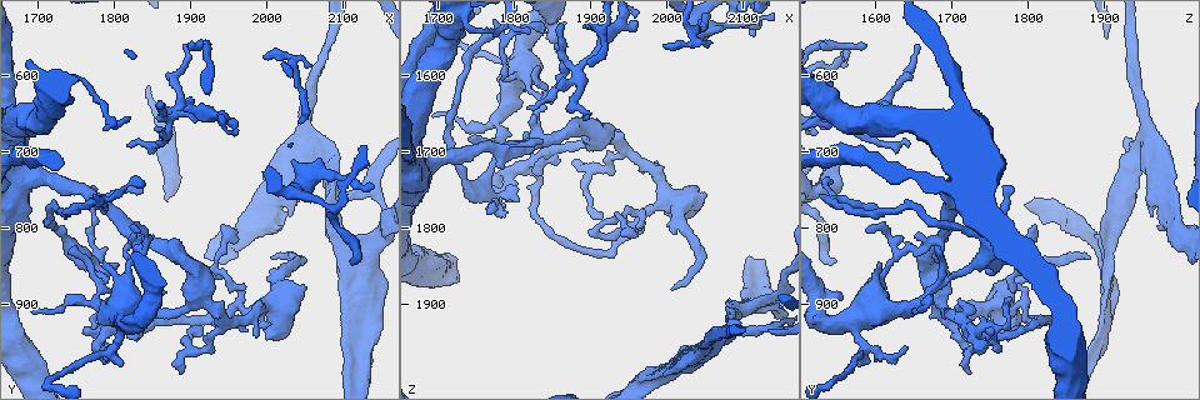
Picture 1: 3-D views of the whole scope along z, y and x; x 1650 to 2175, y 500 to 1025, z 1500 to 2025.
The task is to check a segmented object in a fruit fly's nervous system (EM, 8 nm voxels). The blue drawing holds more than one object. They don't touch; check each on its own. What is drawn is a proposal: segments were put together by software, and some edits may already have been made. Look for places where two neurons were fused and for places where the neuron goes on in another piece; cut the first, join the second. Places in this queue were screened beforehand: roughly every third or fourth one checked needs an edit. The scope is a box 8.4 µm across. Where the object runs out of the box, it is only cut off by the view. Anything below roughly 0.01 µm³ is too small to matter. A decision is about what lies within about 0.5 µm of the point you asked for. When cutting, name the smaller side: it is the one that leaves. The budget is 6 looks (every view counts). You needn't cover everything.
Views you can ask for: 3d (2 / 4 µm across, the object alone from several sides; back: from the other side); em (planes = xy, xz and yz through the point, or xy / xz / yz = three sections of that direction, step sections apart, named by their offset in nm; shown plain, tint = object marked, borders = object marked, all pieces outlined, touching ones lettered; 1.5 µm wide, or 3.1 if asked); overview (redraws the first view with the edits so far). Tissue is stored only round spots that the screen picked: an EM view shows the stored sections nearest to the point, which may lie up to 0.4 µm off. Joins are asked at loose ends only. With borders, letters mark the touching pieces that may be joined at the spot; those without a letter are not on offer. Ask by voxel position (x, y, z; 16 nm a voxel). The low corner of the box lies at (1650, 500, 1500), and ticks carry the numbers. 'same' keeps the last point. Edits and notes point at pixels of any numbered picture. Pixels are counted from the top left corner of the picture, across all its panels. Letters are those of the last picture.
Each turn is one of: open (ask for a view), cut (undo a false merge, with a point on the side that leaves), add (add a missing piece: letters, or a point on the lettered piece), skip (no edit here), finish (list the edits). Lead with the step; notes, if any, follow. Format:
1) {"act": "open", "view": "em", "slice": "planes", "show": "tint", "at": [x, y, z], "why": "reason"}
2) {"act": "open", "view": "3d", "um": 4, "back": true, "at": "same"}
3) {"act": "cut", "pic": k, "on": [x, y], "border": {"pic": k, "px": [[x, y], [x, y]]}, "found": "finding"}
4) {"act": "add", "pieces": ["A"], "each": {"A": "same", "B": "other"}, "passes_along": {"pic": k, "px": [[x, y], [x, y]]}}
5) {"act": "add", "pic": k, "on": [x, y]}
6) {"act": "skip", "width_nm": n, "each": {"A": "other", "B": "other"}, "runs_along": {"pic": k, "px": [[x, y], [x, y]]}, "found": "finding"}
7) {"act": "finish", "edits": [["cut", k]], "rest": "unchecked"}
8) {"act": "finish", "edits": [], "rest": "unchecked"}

{"act": "open", "view": "em", "slice": "planes", "show": "borders", "at": [1695, 780, 1730], "why": "free end"}

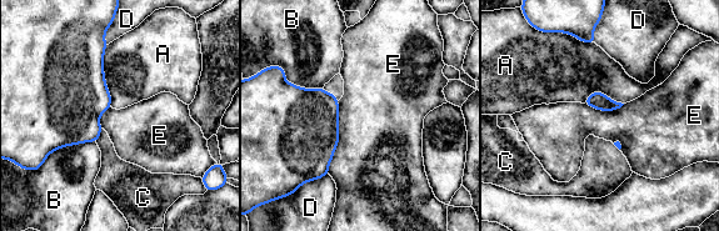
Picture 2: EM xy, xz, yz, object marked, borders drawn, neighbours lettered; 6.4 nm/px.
{"act": "skip", "each": {"A": "other", "B": "other", "C": "other", "D": "other", "E": "other"}, "border": {"pic": 2, "px": [[339, 100], [339, 142], [328, 174]]}, "found": "no lettered piece goes on from it"}

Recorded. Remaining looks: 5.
{"act": "open", "view": "3d", "um": 2, "at": [1815, 690, 1645]}

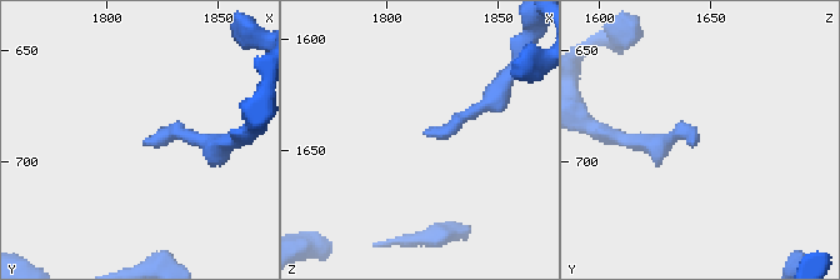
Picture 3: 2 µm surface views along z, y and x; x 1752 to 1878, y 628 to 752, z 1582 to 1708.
{"act": "open", "view": "em", "slice": "planes", "show": "borders", "at": [1816, 691, 1642], "why": "now the EM"}

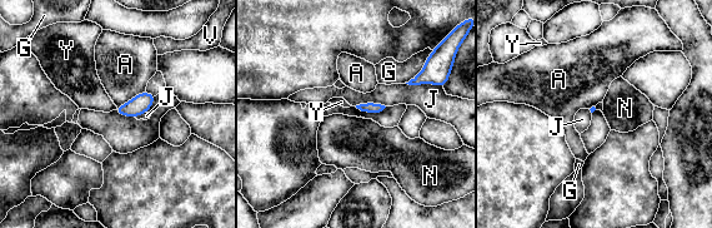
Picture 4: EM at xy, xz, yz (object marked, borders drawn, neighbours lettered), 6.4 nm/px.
{"act": "skip", "each": {"A": "other", "G": "other", "J": "other", "N": "other", "V": "other", "Y": "other"}, "border": {"pic": 4, "px": [[405, 83], [437, 84], [440, 87]]}, "found": "none of them fits"}

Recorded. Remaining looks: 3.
{"act": "open", "view": "em", "slice": "xy", "step": 8, "show": "borders", "at": [2010, 840, 1880]}

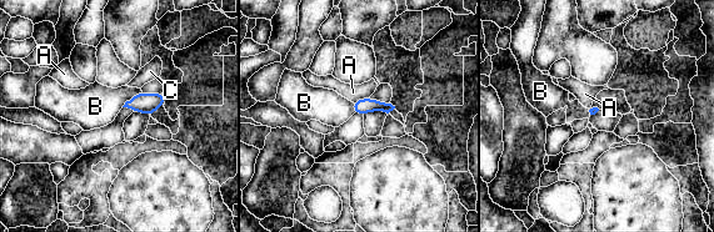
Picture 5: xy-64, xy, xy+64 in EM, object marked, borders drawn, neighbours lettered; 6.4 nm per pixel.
{"act": "open", "view": "em", "slice": "planes", "show": "borders", "at": "same", "why": "another direction"}

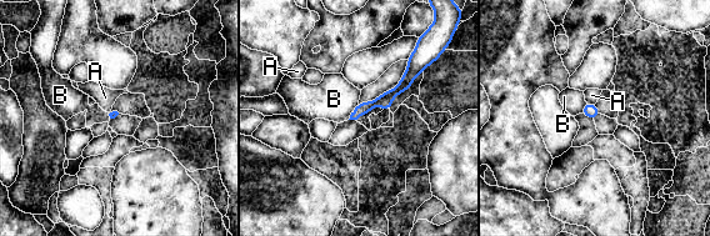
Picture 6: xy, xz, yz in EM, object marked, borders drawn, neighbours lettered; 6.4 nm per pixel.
{"act": "skip", "longest_contact_nm": ["B", 130], "each": {"A": "other", "B": "other"}, "runs_along": {"pic": 6, "px": [[416, 70], [384, 101], [354, 116]]}, "found": "none of them fits"}

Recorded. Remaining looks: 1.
{"act": "finish", "edits": [], "rest": "unchecked"}

